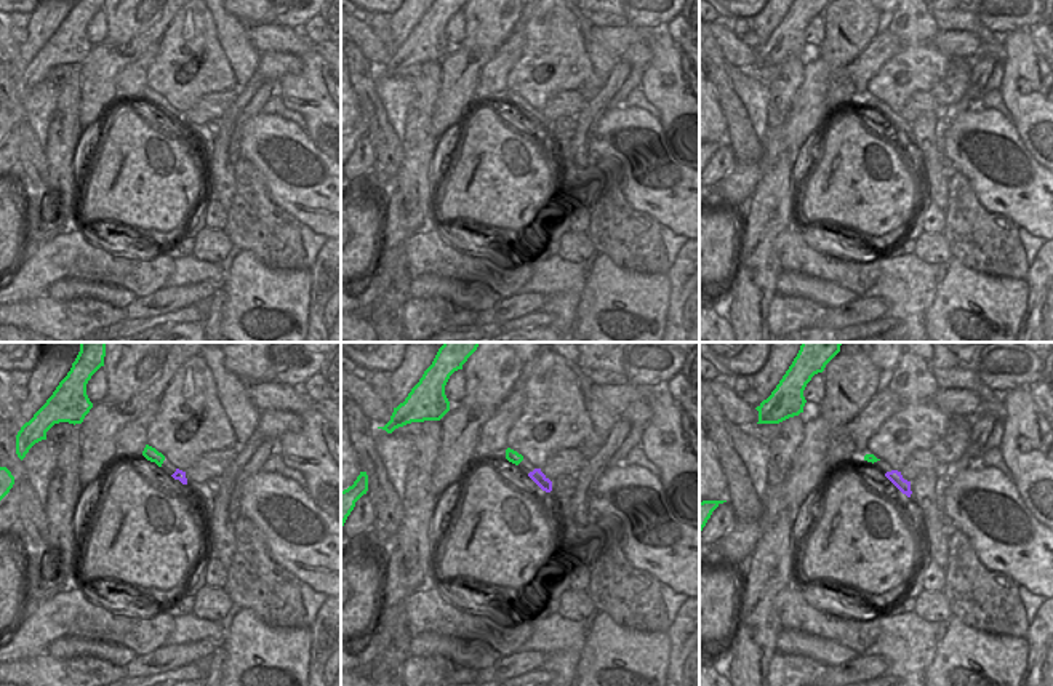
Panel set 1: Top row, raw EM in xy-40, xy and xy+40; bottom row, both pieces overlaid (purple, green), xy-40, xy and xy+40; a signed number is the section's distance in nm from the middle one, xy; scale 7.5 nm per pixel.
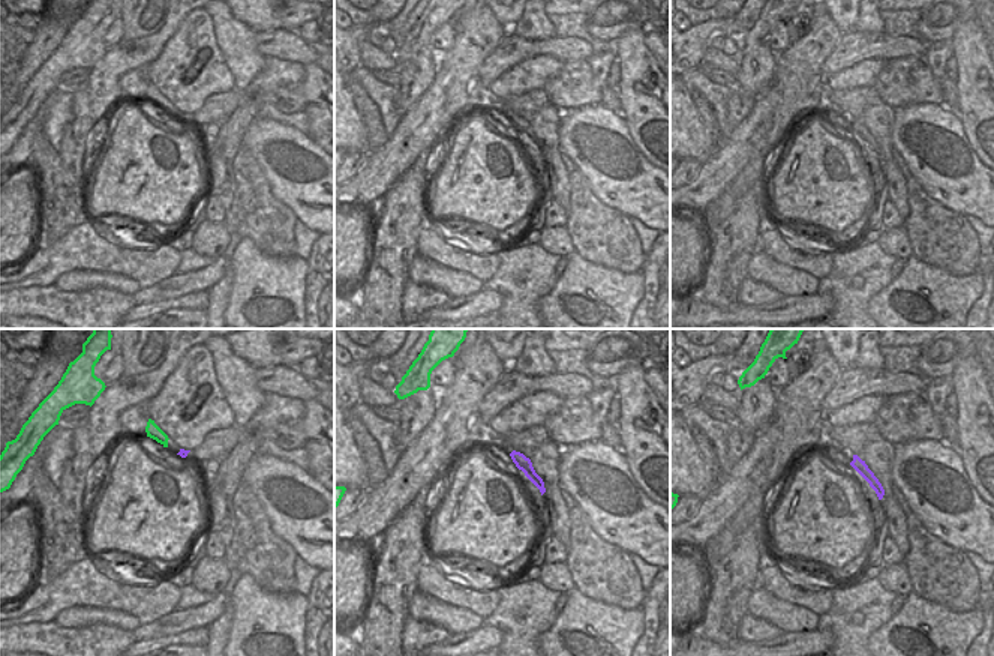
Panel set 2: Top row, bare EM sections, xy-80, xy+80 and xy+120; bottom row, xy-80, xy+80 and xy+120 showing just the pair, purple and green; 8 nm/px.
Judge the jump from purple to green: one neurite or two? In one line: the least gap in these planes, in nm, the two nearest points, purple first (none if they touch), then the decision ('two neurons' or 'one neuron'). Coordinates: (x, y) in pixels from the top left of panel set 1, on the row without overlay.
gap 110 nm; span xy-40 (172, 117), (160, 107); one neuron

